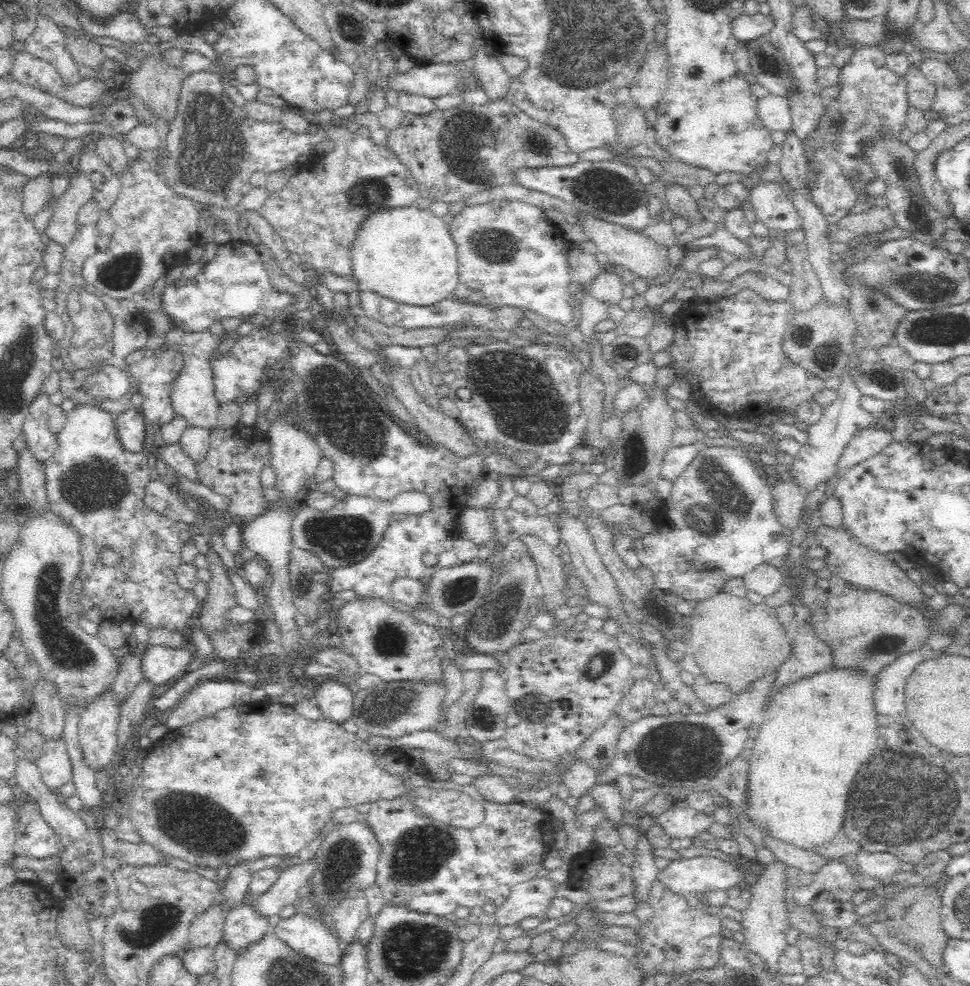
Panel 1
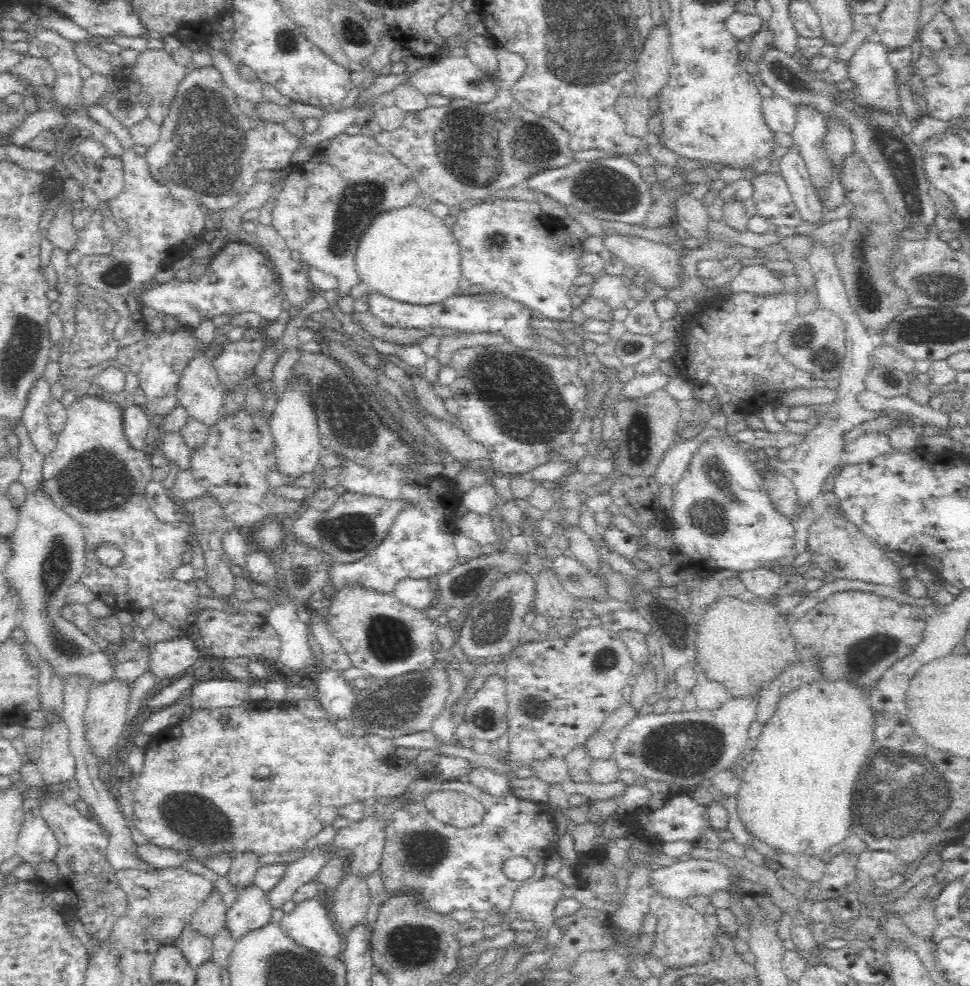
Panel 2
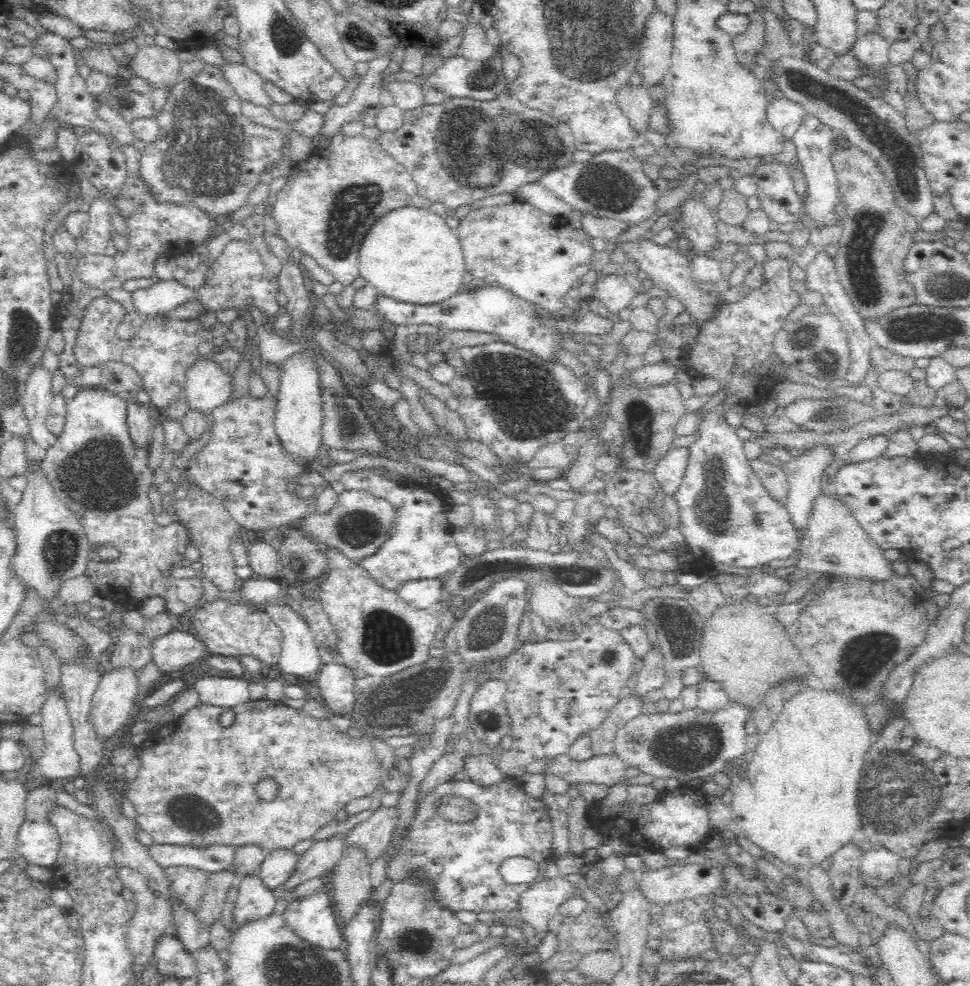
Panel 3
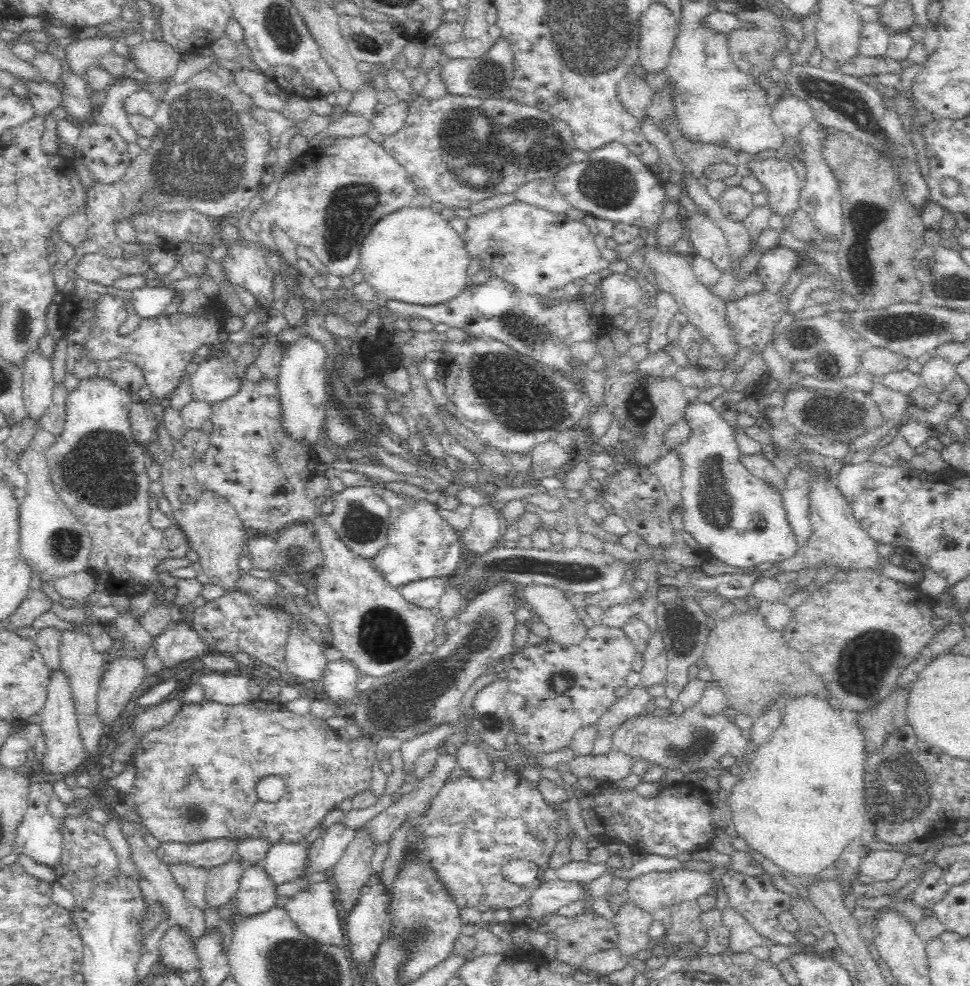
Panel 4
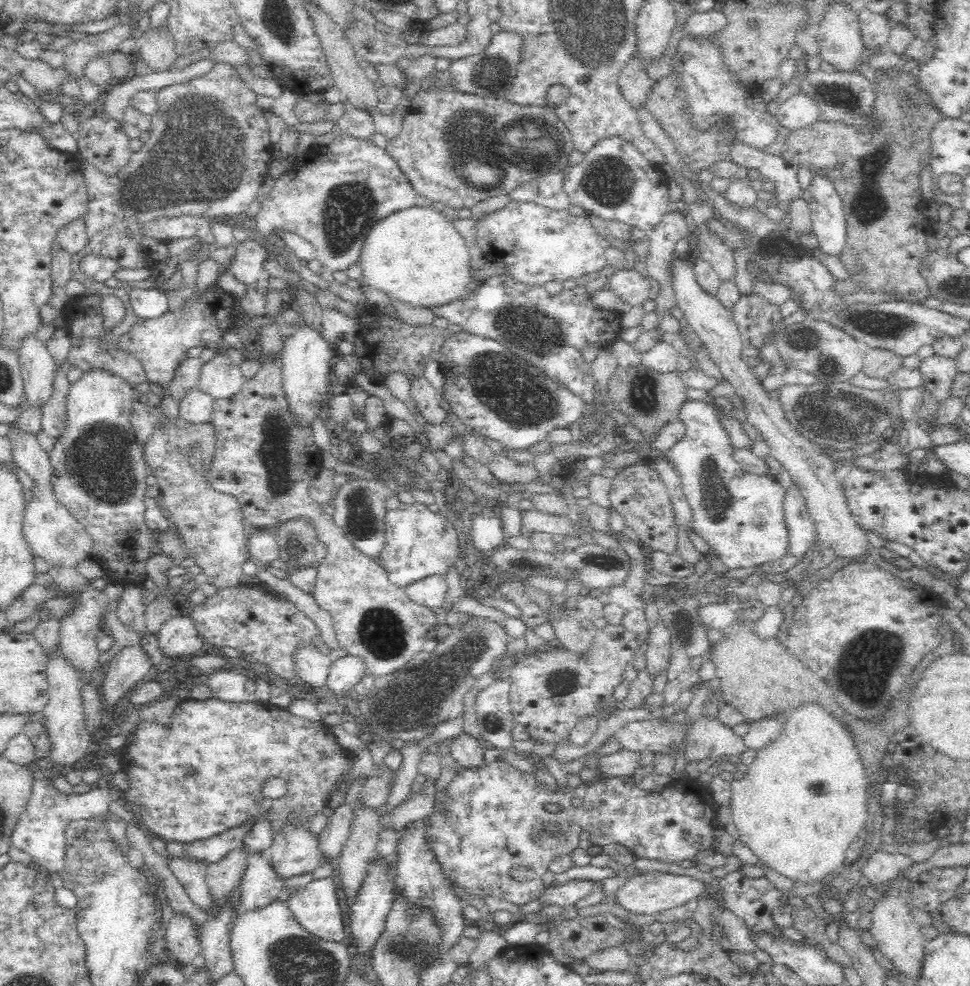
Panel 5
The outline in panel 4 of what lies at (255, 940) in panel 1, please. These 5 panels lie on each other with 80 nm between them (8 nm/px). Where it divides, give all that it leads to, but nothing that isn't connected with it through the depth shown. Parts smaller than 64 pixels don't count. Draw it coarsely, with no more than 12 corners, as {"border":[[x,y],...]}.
{"border":[[261,866],[243,872],[233,911],[242,918],[276,904]]}

